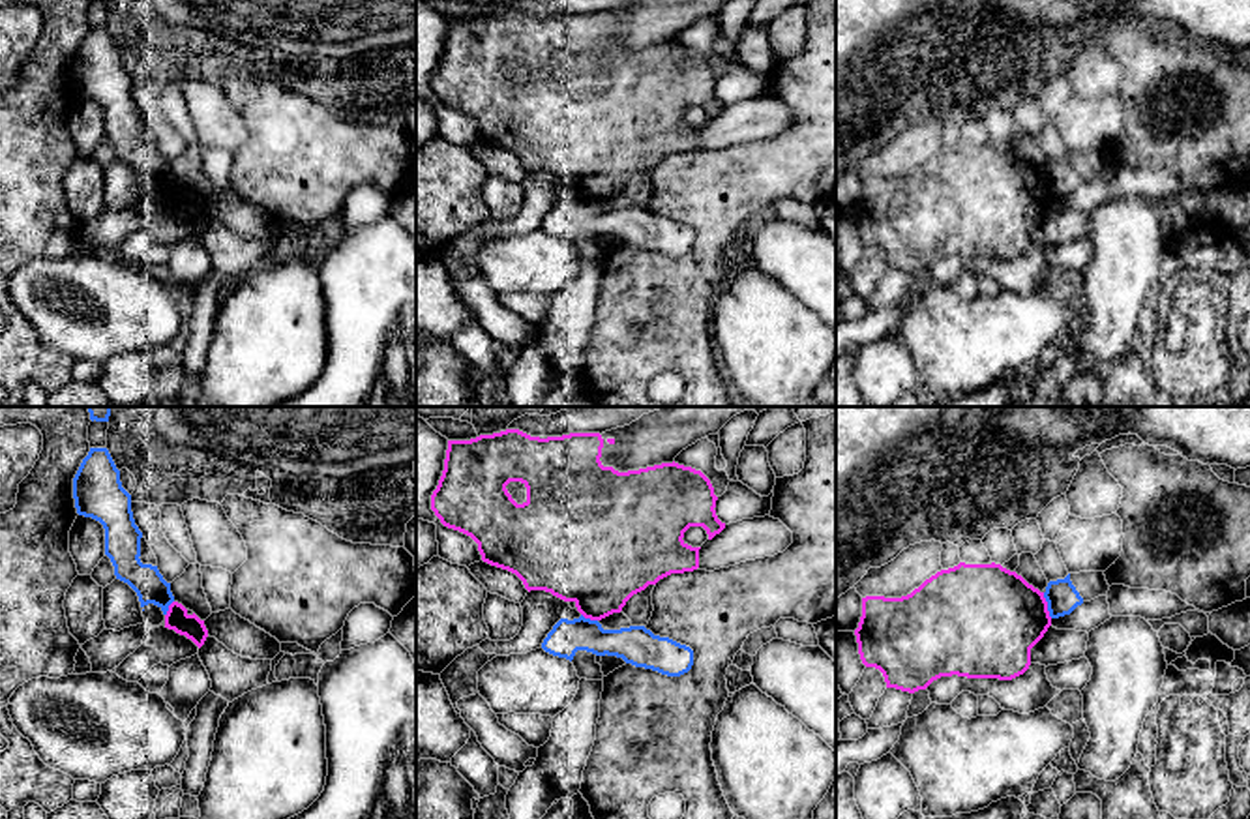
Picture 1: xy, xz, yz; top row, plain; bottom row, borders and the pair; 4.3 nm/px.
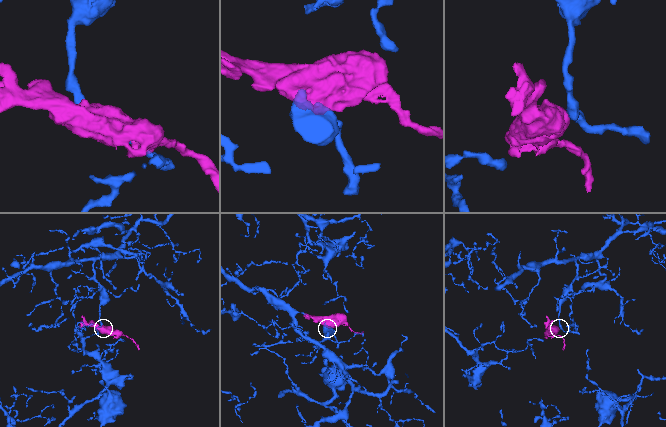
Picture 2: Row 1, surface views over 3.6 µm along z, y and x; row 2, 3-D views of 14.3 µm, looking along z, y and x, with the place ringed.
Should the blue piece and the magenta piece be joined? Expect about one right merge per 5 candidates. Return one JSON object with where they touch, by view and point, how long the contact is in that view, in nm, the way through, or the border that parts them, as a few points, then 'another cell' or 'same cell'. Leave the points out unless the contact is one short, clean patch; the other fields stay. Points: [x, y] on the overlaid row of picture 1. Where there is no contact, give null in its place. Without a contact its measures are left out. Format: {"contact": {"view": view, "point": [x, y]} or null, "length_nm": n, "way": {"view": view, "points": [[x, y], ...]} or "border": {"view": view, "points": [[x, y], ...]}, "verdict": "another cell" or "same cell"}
{"contact": {"view": "yz", "point": [1048, 606]}, "length_nm": 120, "verdict": "another cell"}

